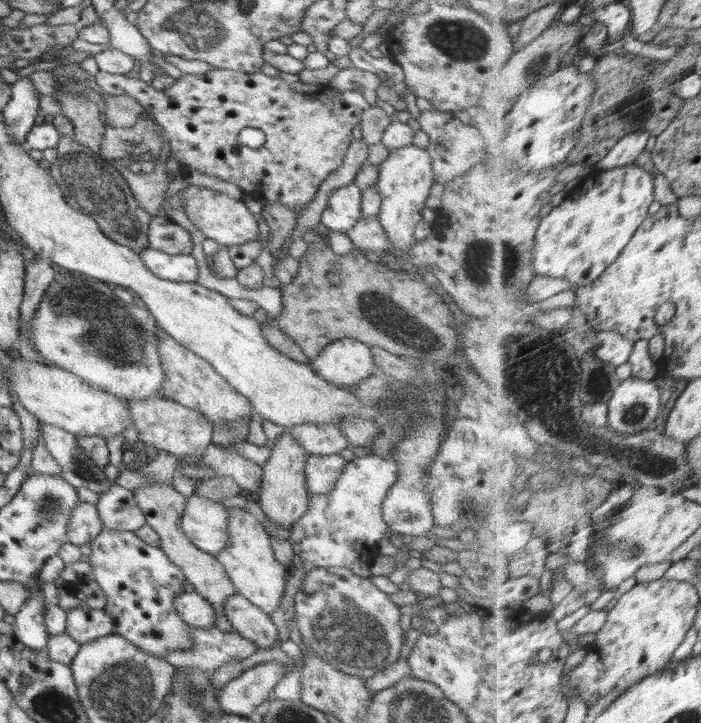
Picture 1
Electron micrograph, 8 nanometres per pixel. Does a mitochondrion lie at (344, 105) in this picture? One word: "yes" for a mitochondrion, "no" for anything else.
no

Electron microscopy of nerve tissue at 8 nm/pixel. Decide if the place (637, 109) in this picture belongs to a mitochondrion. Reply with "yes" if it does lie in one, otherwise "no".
yes

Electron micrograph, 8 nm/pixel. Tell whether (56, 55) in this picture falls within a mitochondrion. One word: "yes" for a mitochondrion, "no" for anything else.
yes

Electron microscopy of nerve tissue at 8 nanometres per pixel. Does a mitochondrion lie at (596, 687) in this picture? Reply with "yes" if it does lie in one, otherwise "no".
no

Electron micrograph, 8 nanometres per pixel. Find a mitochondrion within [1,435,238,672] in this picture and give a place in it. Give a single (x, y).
(50, 505)

